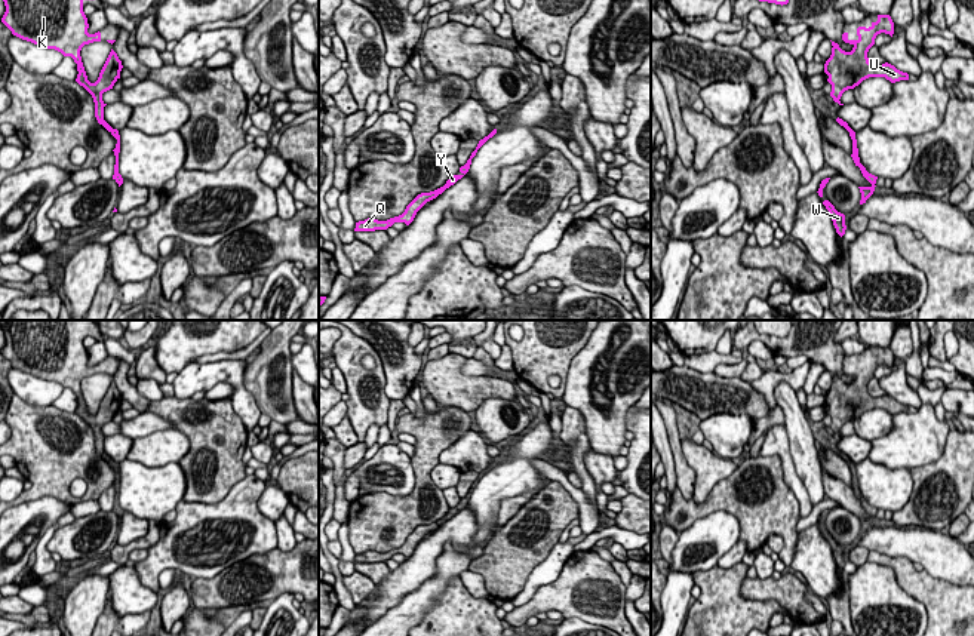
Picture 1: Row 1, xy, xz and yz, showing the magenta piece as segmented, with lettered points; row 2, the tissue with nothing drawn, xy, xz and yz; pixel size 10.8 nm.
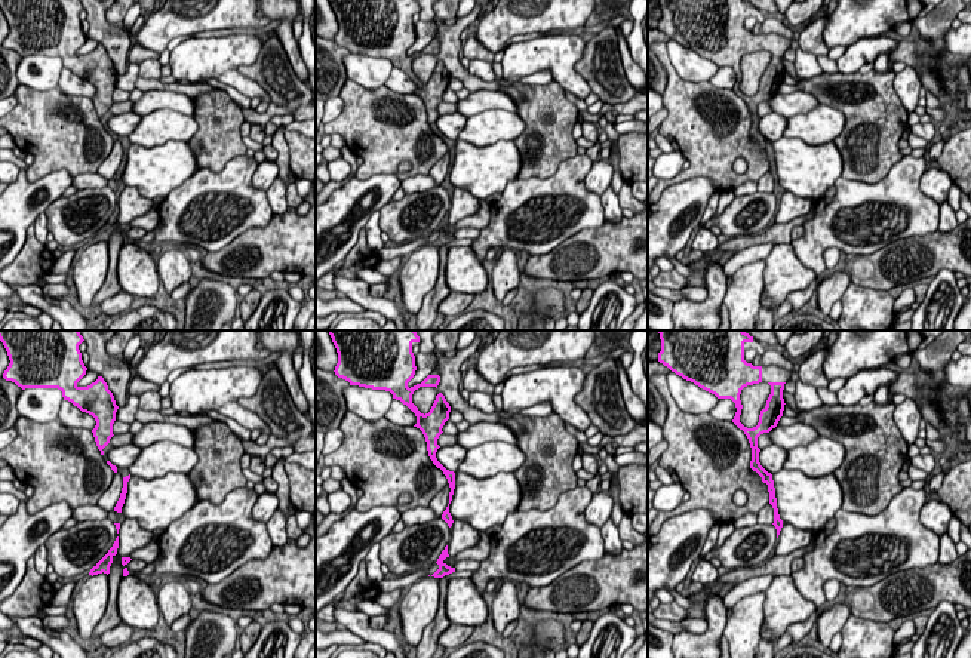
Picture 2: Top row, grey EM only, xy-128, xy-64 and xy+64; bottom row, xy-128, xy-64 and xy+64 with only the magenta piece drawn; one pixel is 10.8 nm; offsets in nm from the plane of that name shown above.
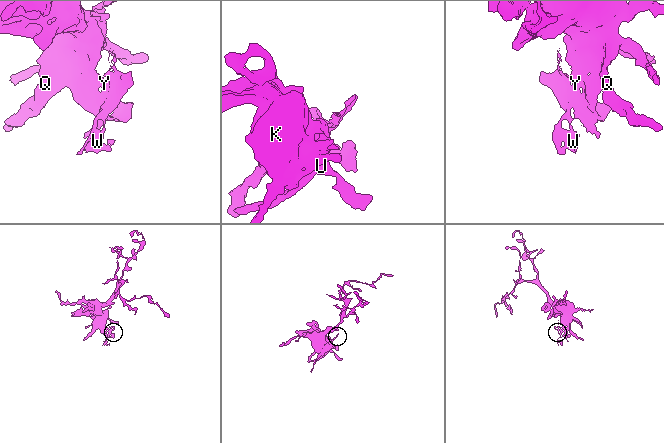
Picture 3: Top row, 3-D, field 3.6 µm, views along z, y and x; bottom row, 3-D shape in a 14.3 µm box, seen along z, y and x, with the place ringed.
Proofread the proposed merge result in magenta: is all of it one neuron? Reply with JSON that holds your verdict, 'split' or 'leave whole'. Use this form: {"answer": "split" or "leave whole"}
{"answer": "leave whole"}

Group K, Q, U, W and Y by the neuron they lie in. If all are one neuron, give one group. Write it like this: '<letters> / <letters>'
K Q U W Y

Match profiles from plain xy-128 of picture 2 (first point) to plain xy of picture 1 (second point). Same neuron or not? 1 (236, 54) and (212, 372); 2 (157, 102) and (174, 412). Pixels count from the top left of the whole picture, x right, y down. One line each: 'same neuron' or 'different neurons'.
1: same neuron
2: different neurons

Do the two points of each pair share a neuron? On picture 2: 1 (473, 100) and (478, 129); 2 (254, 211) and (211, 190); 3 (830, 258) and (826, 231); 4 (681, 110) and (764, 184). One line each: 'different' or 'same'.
1: different
2: same
3: different
4: different

